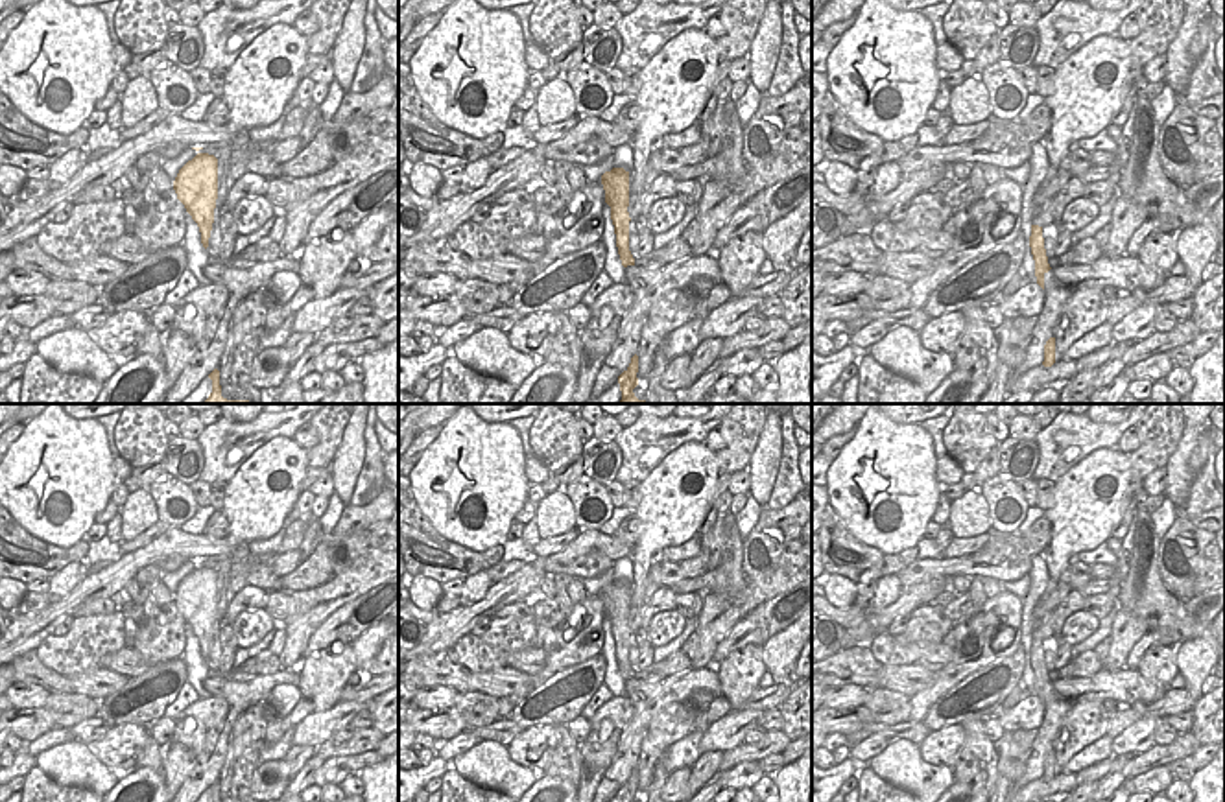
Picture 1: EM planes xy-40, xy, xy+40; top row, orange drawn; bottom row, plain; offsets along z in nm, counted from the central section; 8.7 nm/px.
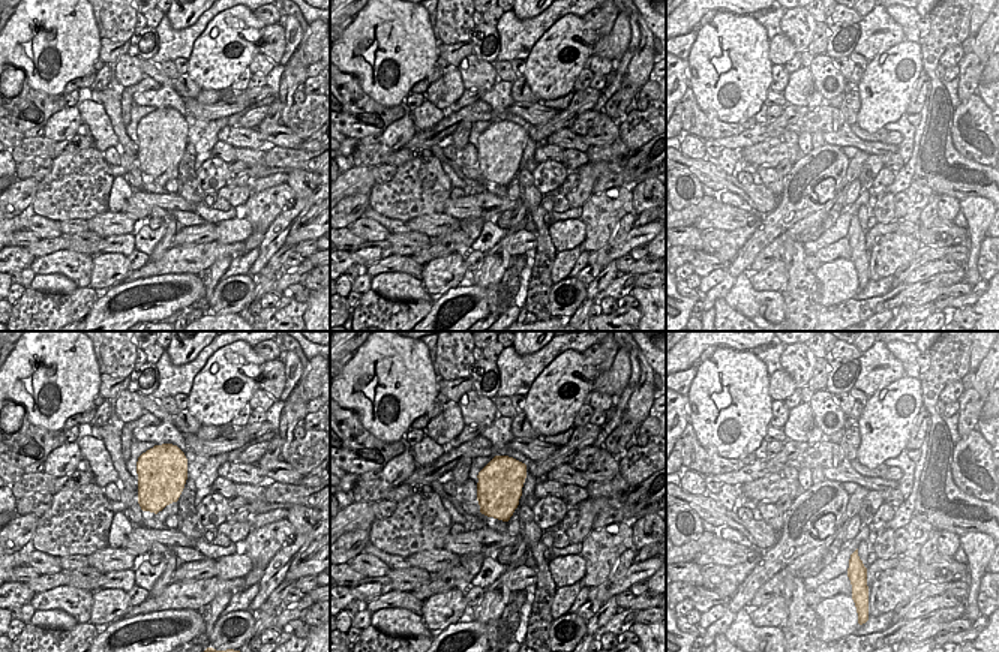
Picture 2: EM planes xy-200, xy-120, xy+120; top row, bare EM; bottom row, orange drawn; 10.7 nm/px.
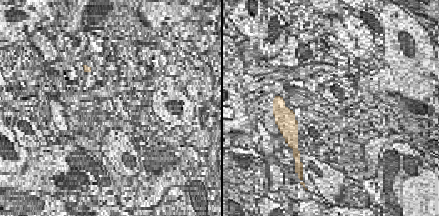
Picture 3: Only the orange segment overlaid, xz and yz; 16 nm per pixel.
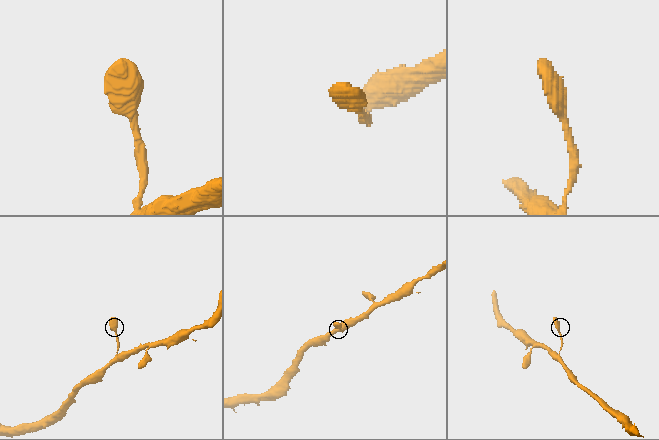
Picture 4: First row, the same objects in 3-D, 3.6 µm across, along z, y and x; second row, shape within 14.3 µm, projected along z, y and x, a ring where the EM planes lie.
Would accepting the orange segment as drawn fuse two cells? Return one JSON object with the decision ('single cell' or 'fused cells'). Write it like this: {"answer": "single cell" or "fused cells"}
{"answer": "single cell"}

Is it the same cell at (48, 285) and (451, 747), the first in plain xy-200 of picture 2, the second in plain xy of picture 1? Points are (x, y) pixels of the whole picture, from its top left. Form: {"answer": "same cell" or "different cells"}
{"answer": "different cells"}

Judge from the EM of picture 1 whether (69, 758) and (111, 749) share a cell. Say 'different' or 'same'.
different

